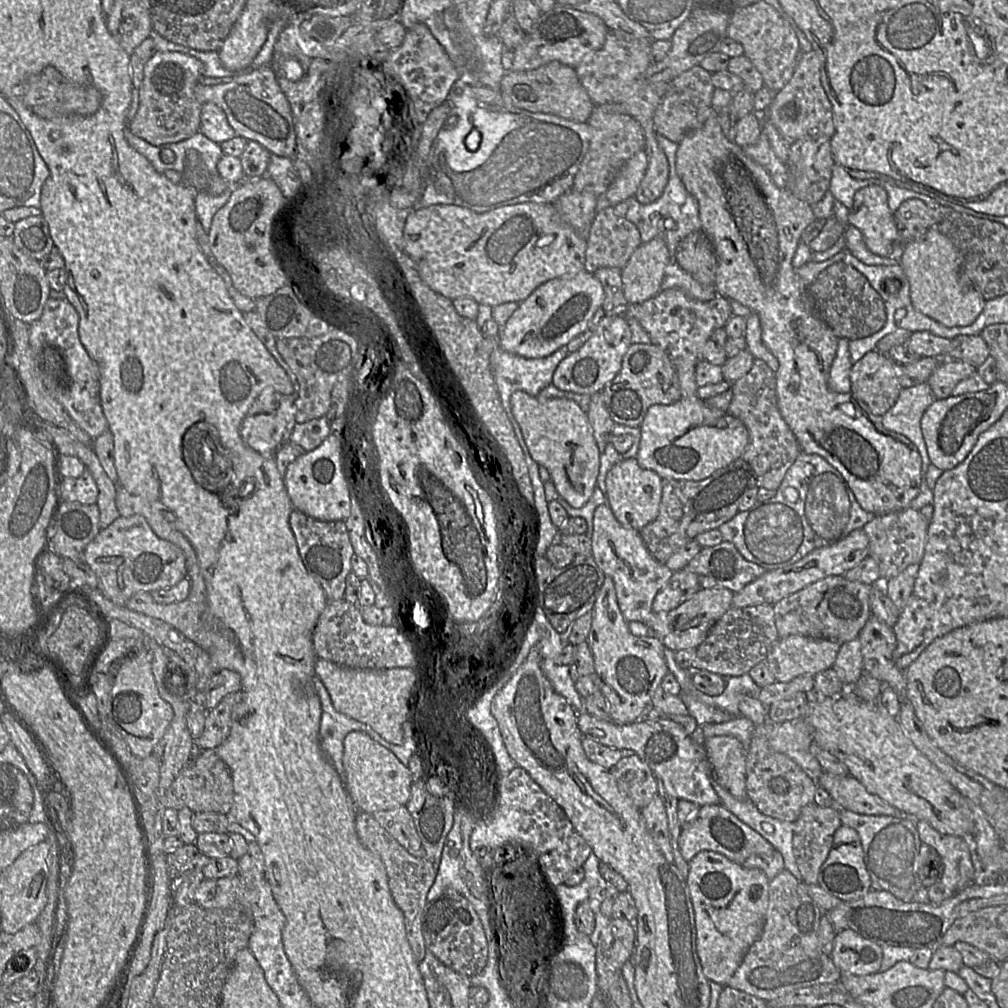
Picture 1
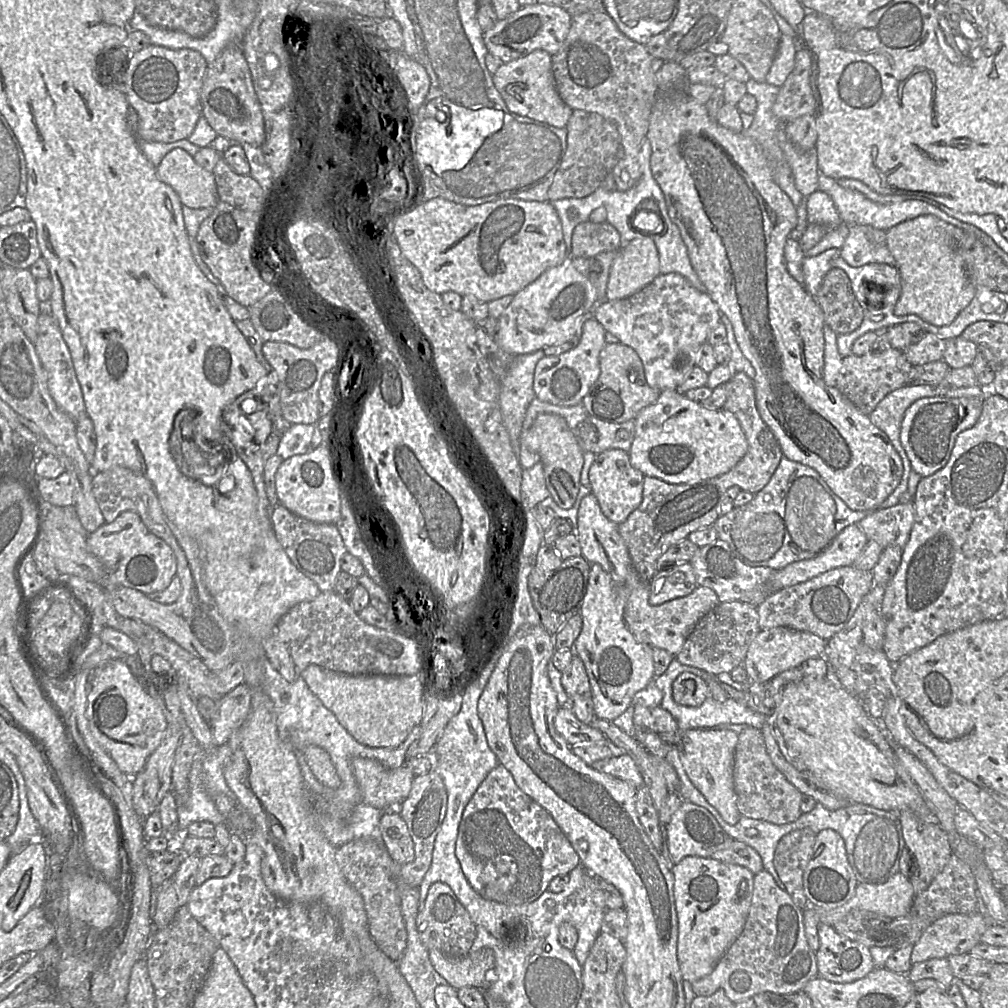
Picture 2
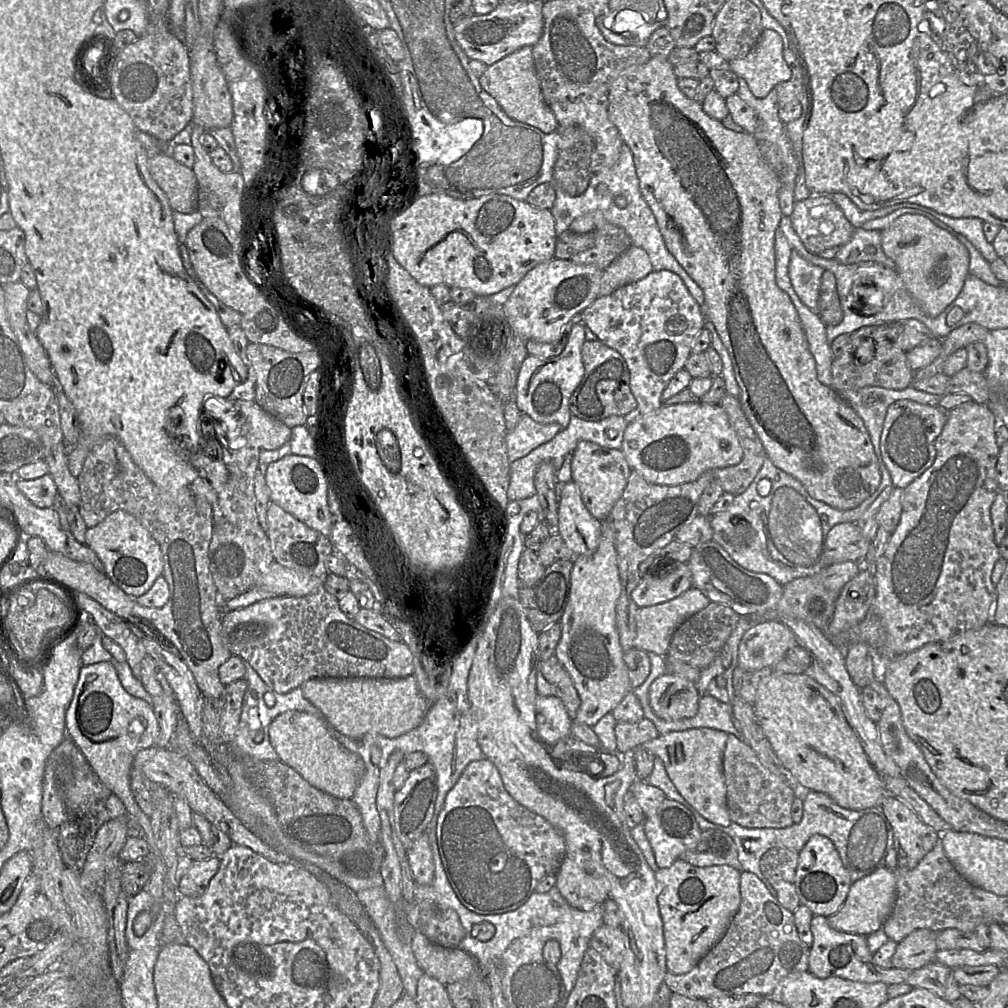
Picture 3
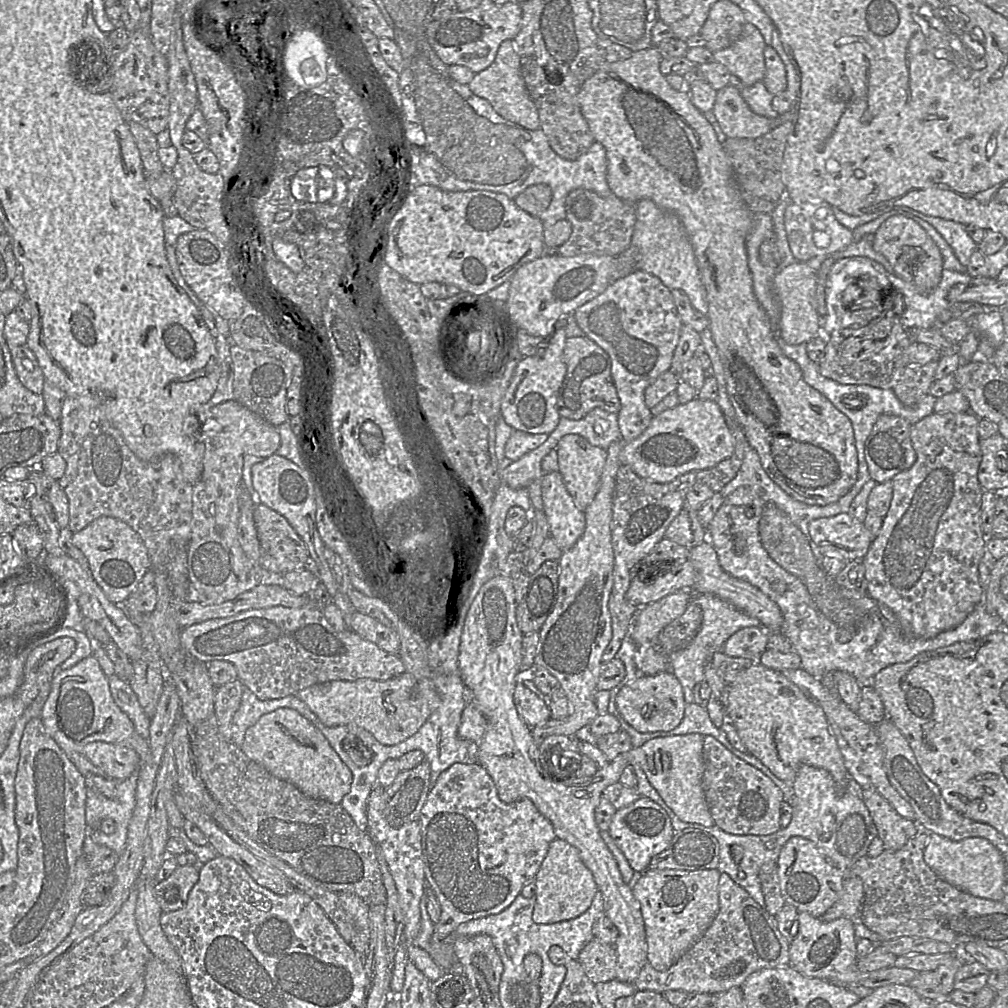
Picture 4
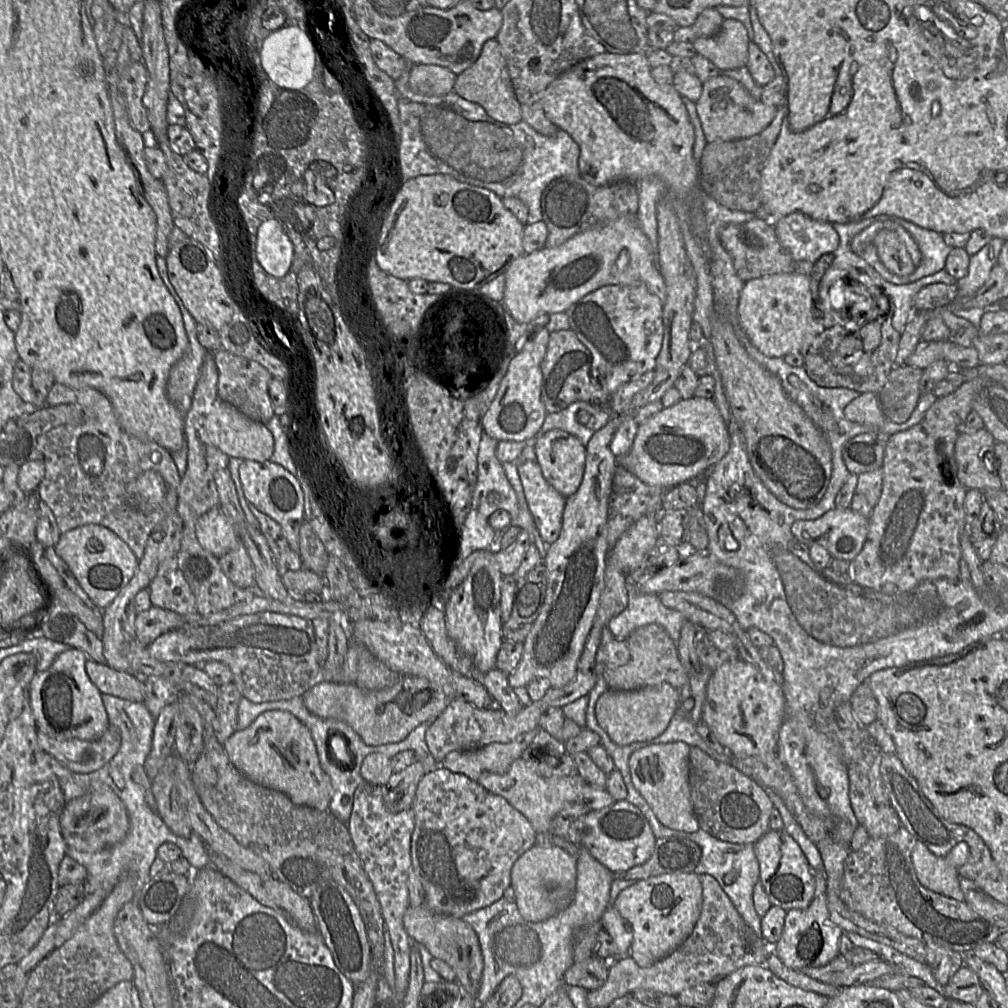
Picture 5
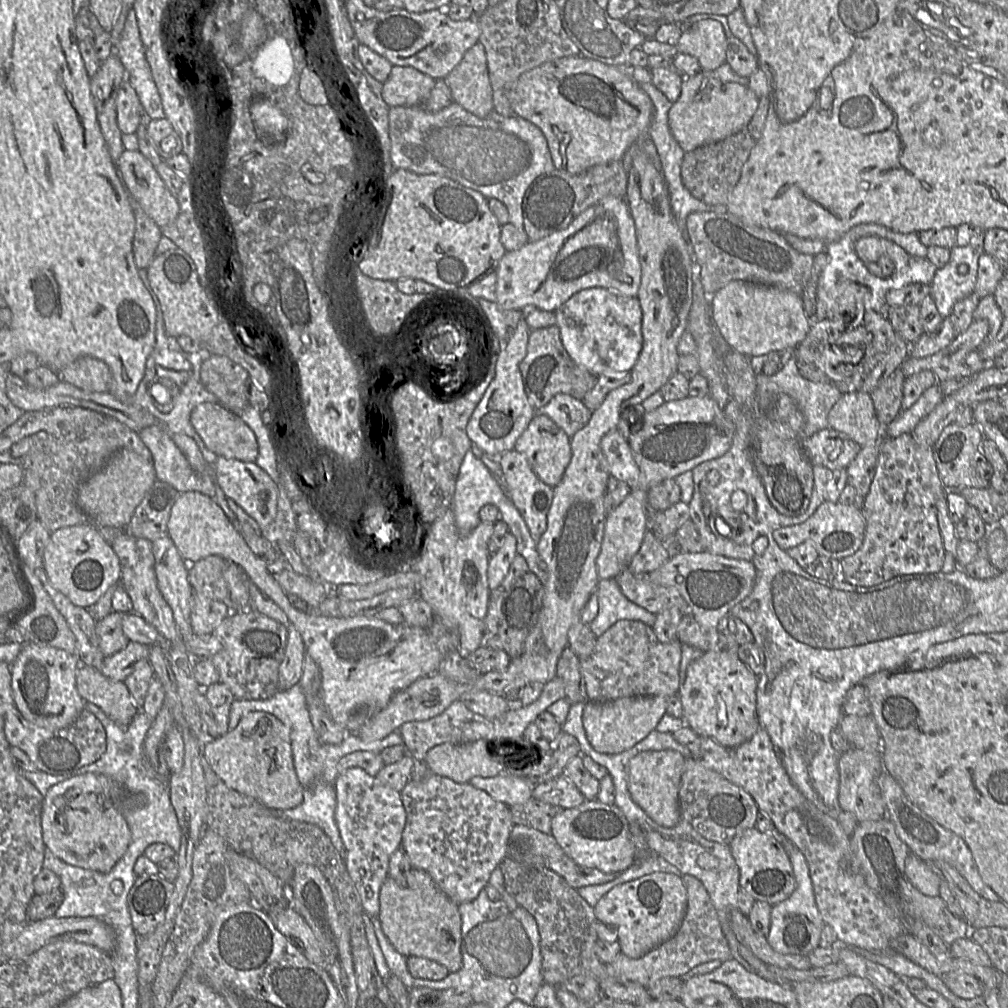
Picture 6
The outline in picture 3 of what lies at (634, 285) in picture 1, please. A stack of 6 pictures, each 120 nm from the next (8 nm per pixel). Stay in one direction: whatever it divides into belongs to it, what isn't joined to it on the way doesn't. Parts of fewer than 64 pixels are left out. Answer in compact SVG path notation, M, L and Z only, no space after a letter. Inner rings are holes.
M630 246L603 272L598 296L607 296L616 289L639 281L653 272L645 250Z

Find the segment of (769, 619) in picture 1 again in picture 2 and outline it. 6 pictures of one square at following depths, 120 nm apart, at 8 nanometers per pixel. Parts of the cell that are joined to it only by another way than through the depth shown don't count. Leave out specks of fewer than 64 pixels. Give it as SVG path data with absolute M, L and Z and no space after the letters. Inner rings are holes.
M741 601L719 603L695 625L676 660L718 675L743 665L748 648L762 629L757 607Z

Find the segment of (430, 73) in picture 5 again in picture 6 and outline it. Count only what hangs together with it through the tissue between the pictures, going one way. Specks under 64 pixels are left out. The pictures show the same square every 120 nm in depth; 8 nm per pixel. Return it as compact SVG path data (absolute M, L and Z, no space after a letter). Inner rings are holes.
M393 65L383 83L382 98L389 107L420 105L427 99L436 80L410 66Z

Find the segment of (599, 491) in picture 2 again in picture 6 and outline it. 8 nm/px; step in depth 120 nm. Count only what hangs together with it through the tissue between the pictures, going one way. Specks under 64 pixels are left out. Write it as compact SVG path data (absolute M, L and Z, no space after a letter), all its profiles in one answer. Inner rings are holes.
M537 414L515 443L514 450L523 454L536 476L546 485L557 486L571 460L571 437L547 416Z

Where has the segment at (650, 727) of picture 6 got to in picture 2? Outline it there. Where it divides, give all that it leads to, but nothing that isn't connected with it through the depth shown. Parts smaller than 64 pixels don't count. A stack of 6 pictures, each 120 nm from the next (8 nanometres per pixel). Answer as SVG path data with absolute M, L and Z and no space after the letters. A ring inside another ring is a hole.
M681 673L672 684L672 697L680 705L700 706L709 695L707 682L694 673Z

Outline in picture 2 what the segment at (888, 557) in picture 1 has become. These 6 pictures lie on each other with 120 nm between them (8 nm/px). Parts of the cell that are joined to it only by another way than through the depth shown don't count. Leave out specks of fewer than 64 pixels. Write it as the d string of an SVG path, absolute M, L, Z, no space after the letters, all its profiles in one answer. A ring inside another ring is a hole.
M912 501L879 509L862 519L858 525L869 540L883 548L906 545L915 521L915 507Z

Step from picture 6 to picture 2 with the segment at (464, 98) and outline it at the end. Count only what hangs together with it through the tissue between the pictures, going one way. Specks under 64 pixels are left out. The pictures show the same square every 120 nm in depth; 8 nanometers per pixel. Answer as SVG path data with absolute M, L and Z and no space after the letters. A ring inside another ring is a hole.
M535 50L524 57L503 63L492 78L510 112L557 128L567 125L573 110L557 91L552 71L552 55L547 51Z

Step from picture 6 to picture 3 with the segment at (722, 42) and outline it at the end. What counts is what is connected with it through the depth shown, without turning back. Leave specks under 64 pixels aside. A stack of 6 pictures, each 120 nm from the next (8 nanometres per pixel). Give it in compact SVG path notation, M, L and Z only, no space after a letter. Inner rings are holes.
M764 29L756 45L742 58L728 61L729 70L743 78L754 96L763 98L780 82L790 79L792 71L783 58L783 40L774 30Z

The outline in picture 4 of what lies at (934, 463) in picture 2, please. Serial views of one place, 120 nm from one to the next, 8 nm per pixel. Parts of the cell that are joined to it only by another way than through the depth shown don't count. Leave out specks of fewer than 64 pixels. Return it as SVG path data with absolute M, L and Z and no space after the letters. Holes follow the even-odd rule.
M883 414L878 418L864 448L864 457L872 480L877 483L891 481L894 476L913 466L916 453L910 437L911 428L912 424L899 416Z

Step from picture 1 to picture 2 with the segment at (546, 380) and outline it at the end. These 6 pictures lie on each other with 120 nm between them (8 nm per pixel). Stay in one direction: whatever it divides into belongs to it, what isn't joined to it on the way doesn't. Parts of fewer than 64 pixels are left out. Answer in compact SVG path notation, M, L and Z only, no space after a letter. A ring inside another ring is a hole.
M543 350L515 356L502 381L500 410L517 456L520 445L518 436L522 432L526 409L536 397L533 390L535 367L543 357Z

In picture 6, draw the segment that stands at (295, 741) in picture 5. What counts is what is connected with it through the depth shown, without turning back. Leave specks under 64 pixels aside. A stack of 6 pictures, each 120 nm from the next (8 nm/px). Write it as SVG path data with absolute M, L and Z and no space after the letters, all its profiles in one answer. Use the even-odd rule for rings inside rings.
M255 711L246 714L240 721L240 723L236 726L235 729L228 731L226 734L213 739L209 740L205 743L203 748L203 755L215 772L215 774L228 786L229 788L243 794L245 796L251 797L257 801L259 801L264 806L272 809L272 810L285 810L291 809L299 804L302 803L304 798L304 791L306 786L303 785L295 772L294 763L293 763L293 756L292 756L292 749L291 749L291 739L290 739L290 731L289 729L274 715L269 714L267 712Z

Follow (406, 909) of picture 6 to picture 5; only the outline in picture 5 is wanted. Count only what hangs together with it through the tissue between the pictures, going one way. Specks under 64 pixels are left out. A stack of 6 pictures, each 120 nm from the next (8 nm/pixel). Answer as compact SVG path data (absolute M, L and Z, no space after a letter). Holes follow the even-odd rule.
M425 904L410 905L403 916L403 924L412 941L423 945L433 957L439 958L451 966L456 973L458 983L476 999L483 972L483 955L474 929L462 918L434 913Z

